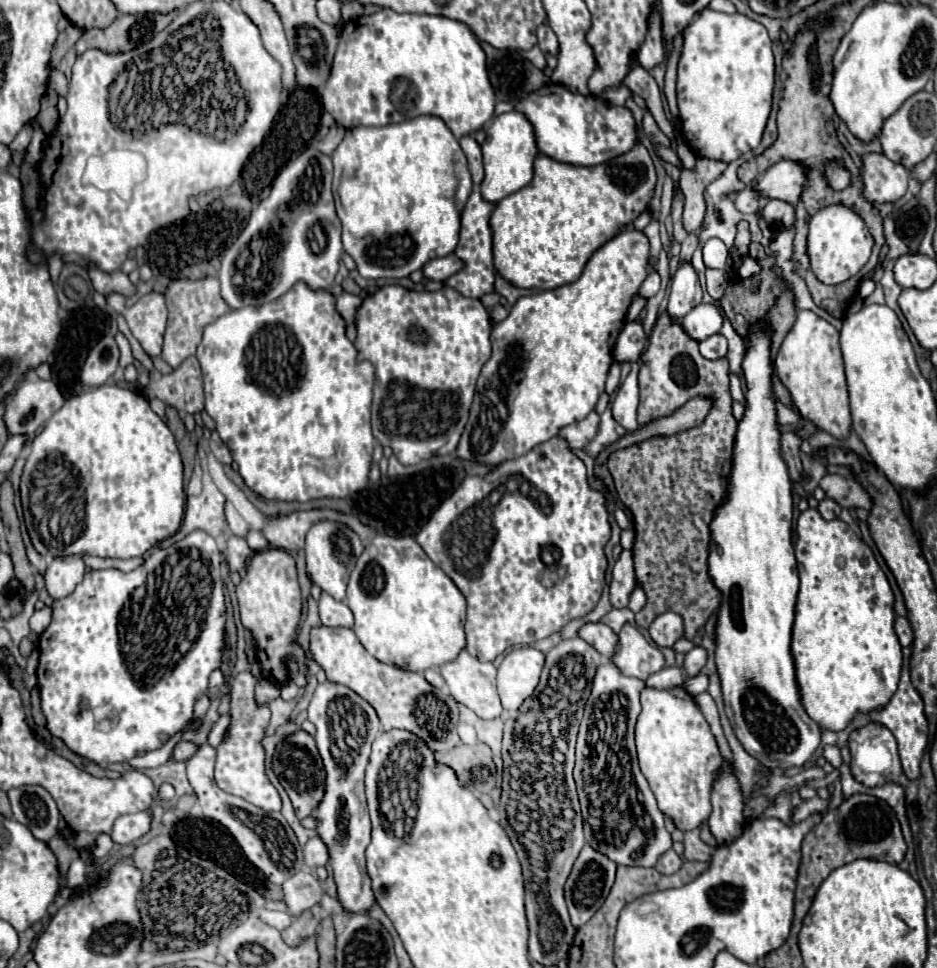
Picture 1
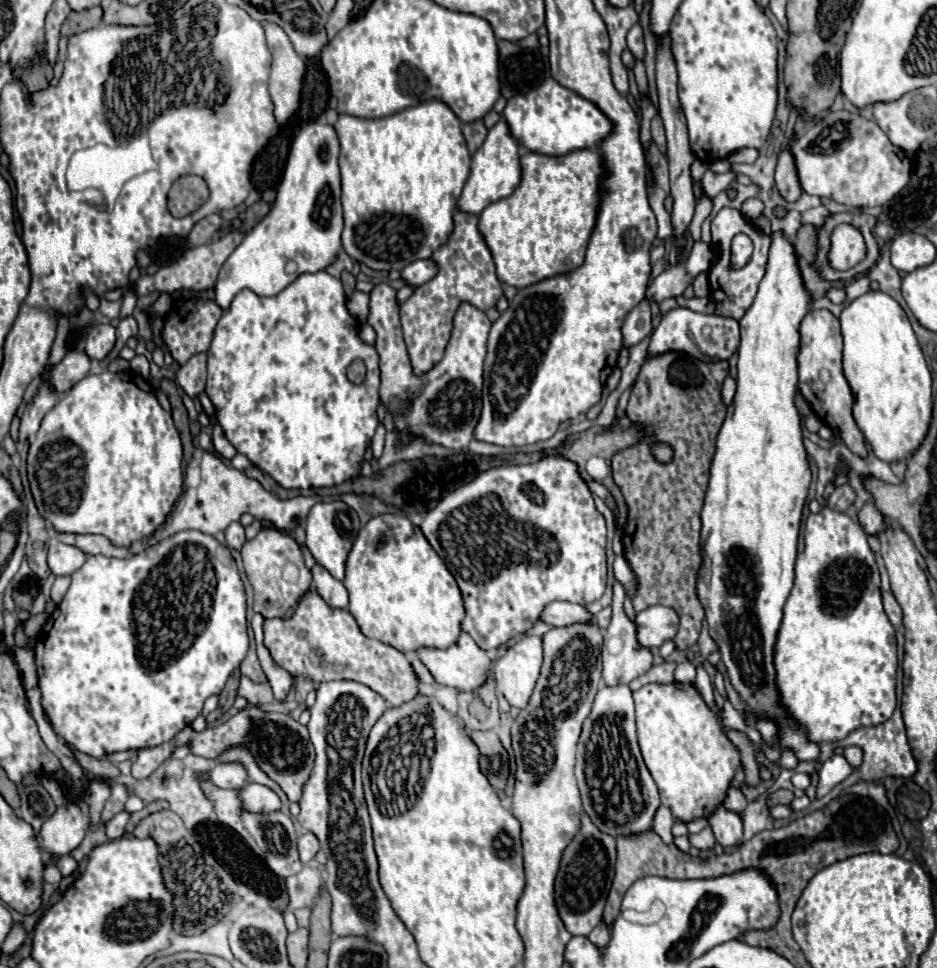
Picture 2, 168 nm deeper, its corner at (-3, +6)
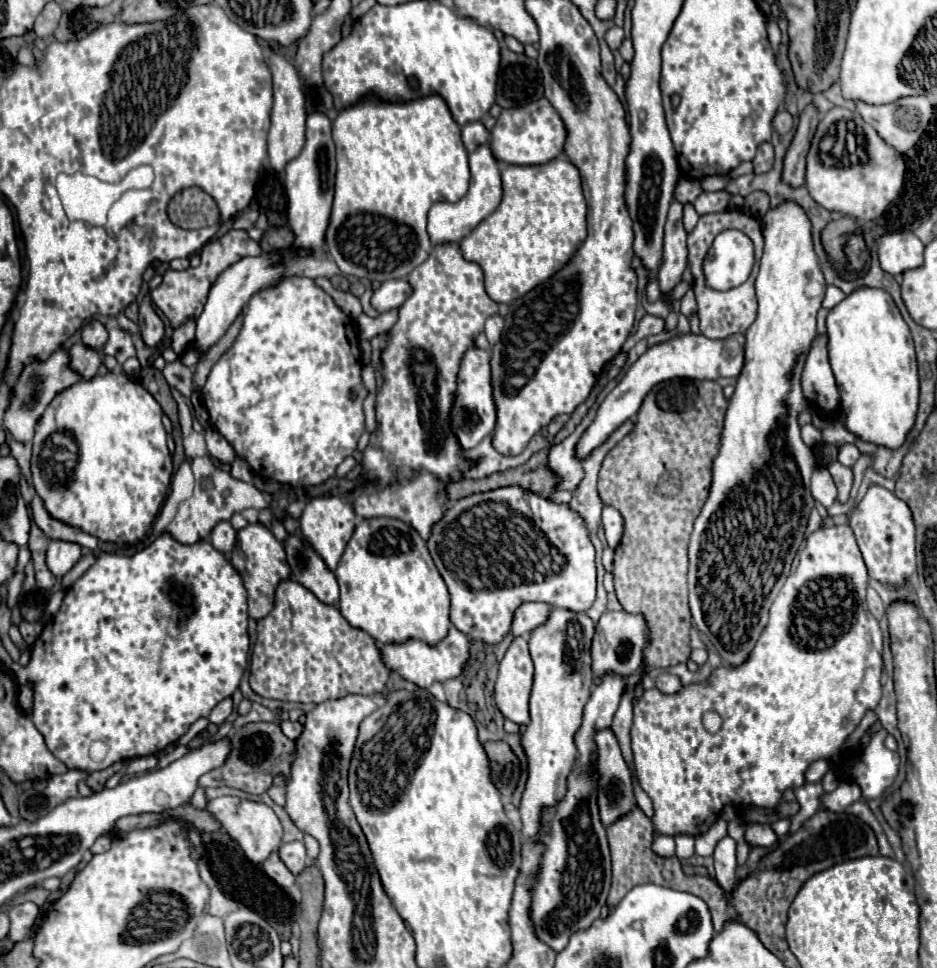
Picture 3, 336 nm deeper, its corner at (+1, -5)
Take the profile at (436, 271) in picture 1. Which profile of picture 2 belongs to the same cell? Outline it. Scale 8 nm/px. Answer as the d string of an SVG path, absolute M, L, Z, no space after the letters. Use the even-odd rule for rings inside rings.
M416 260L400 272L400 278L410 286L420 286L428 282L434 274L436 274L436 264L432 264L432 260Z

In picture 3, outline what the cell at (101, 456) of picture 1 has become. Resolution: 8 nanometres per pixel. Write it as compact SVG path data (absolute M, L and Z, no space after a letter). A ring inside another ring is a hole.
M110 371L104 377L96 375L90 381L78 381L76 385L64 389L48 405L48 409L40 417L40 423L36 425L34 449L32 449L32 487L34 487L34 491L44 501L44 507L48 507L48 513L52 515L52 519L60 519L62 523L68 523L70 527L76 527L100 541L108 541L108 543L116 543L116 545L134 545L140 539L144 539L144 535L152 527L156 515L160 513L160 509L166 501L170 481L172 481L172 457L170 457L170 451L166 445L166 431L162 425L162 409L156 403L156 399L138 381L130 379L128 375L124 375L120 371Z

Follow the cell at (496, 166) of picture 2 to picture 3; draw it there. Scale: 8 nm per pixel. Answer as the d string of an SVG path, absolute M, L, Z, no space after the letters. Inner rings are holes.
M480 145L474 153L470 153L470 189L468 193L456 203L434 203L428 211L428 235L432 243L444 241L462 241L482 219L486 219L502 199L502 179L498 161L490 149L490 145Z

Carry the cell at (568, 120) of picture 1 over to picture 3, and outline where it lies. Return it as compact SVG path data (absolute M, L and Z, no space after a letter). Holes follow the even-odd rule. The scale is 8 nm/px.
M542 97L536 103L528 103L524 107L504 109L492 129L490 147L494 157L502 163L540 165L564 153L566 137L568 137L568 129L564 127L564 121L560 119L560 115L556 115L552 103L548 103L548 99Z

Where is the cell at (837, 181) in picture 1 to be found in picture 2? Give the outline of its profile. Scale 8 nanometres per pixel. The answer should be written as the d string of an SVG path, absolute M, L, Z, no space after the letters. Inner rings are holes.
M848 110L832 112L832 120L836 120L836 116L852 120L852 128L856 128L856 132L852 132L852 140L848 140L840 152L828 152L828 156L812 152L812 136L816 136L816 128L808 128L808 132L792 144L802 190L812 196L832 198L848 208L874 208L889 204L910 180L910 158L888 140L874 120Z

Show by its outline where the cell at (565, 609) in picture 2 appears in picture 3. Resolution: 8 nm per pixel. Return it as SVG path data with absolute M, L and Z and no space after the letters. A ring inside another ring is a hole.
M524 603L518 607L514 621L512 621L512 635L526 635L532 631L532 627L540 627L544 619L548 619L548 611L552 607L548 603Z

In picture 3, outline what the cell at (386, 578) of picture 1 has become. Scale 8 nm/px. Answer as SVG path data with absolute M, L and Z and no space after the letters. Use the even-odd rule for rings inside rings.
M388 517L362 519L356 525L356 531L348 541L346 551L334 573L340 585L340 613L352 627L362 629L370 637L374 637L376 643L404 643L408 639L440 643L440 639L448 635L448 627L452 625L448 619L448 587L444 587L444 579L440 579L440 573L432 563L424 539L404 521Z

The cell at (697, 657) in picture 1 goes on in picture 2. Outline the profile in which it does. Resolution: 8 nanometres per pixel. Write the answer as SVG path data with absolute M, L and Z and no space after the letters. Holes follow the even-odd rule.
M684 662L678 664L674 670L674 682L682 682L682 684L694 684L696 678L696 668L692 666L692 662Z

